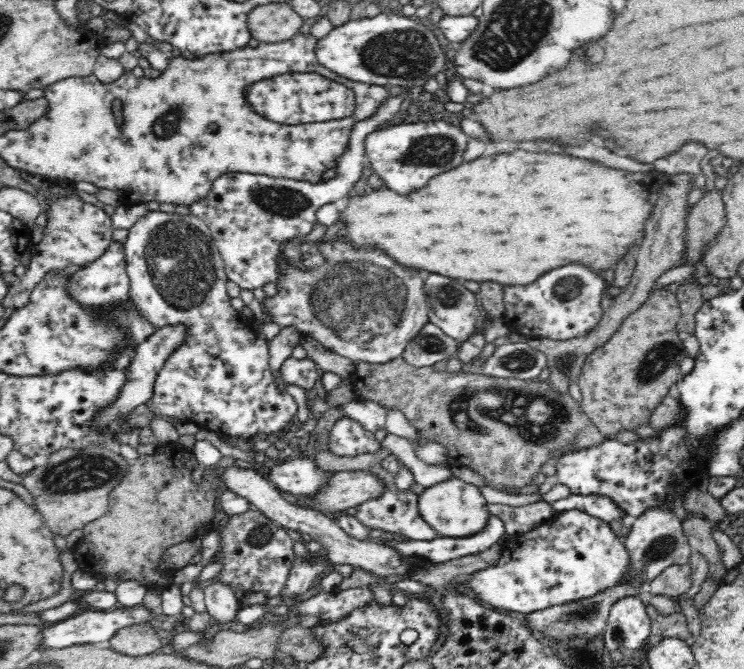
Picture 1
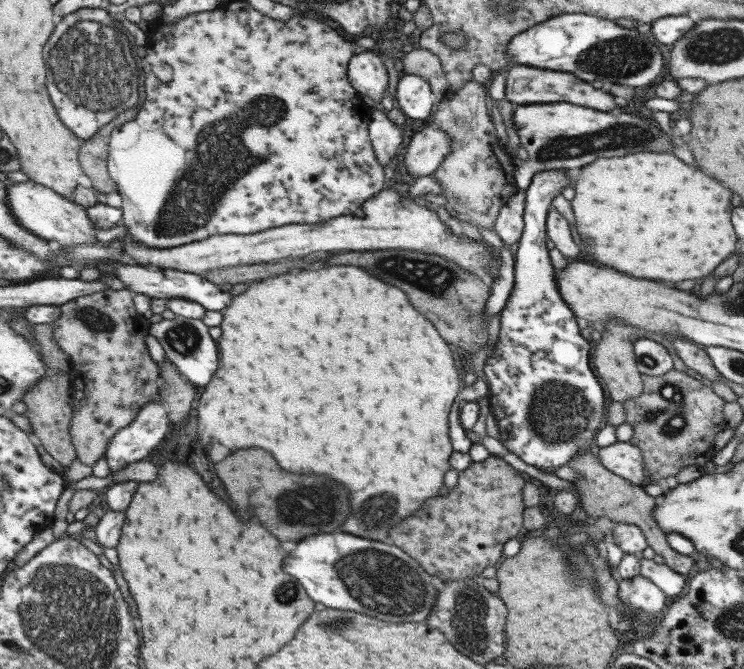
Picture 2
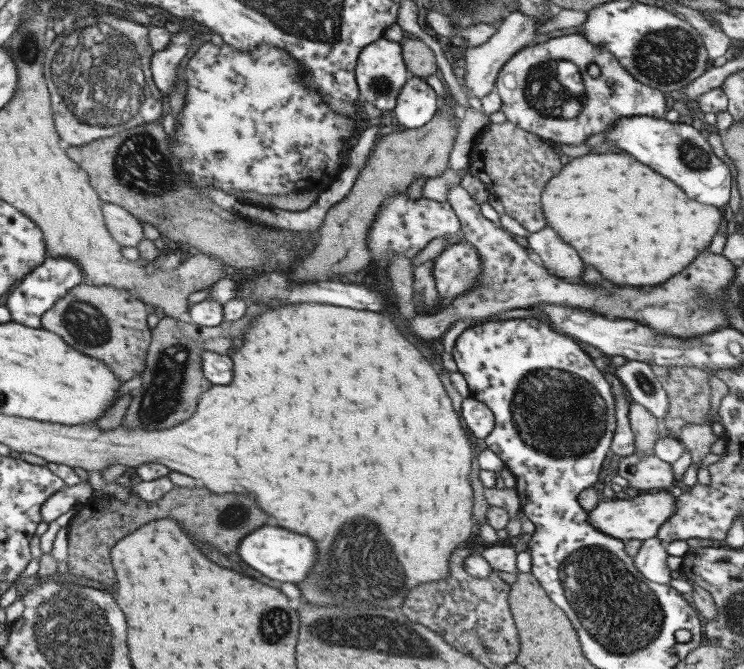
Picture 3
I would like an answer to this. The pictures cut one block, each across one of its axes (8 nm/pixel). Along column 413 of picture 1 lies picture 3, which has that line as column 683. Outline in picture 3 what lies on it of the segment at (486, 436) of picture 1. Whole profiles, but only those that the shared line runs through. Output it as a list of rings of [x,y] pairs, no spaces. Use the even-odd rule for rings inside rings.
[[[650,366],[652,374],[657,378],[660,386],[663,388],[668,399],[667,415],[661,420],[665,429],[672,432],[672,437],[678,439],[680,428],[685,423],[700,424],[706,420],[705,414],[709,409],[710,388],[708,378],[710,377],[708,370],[696,367],[683,366]]]

